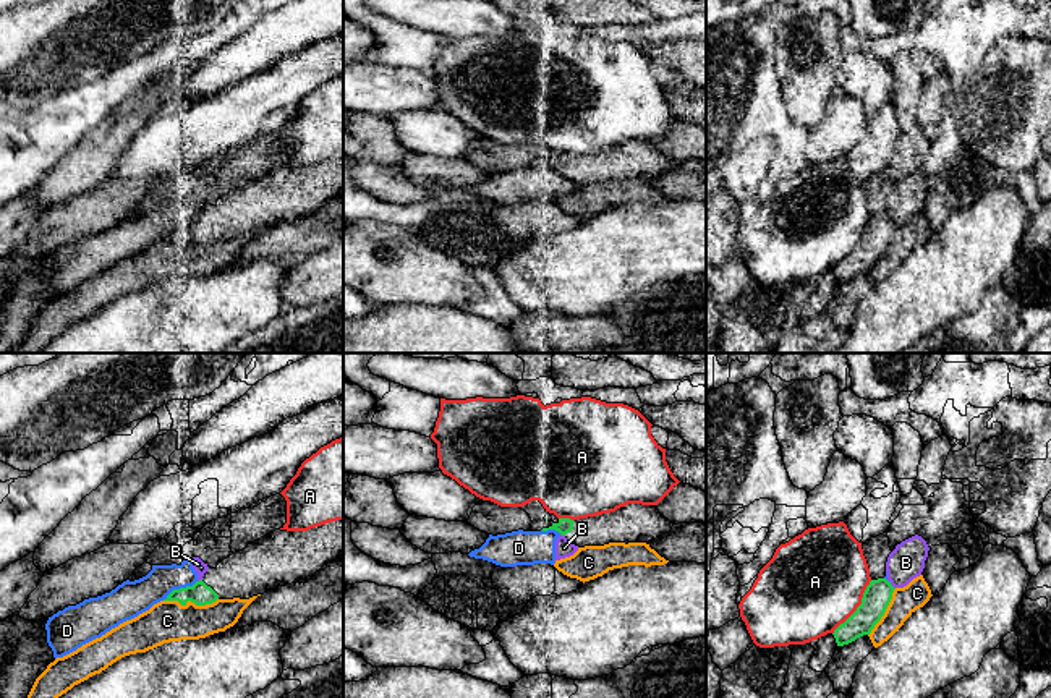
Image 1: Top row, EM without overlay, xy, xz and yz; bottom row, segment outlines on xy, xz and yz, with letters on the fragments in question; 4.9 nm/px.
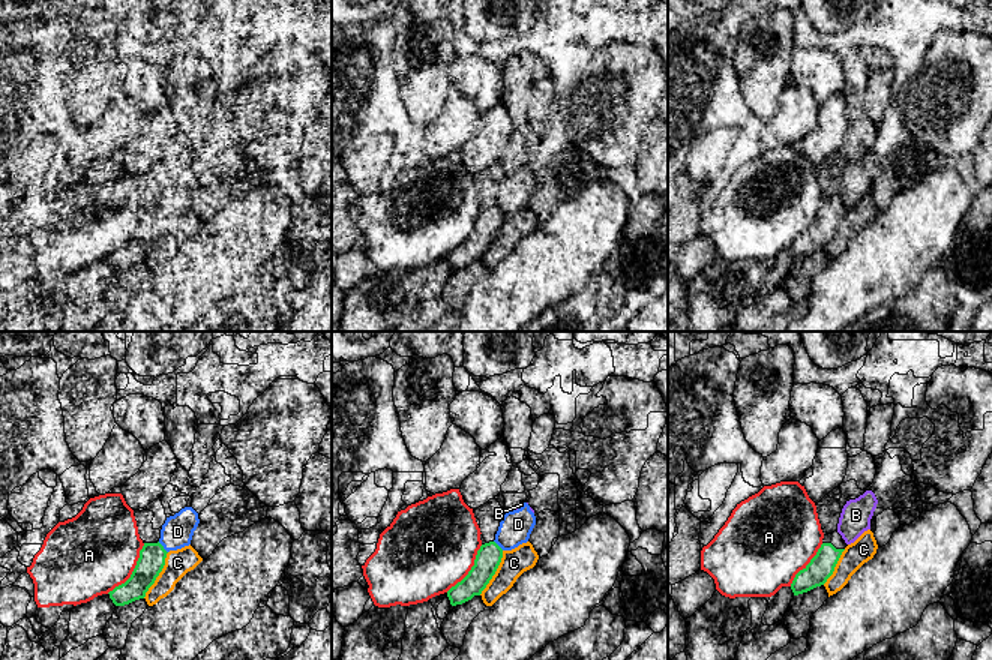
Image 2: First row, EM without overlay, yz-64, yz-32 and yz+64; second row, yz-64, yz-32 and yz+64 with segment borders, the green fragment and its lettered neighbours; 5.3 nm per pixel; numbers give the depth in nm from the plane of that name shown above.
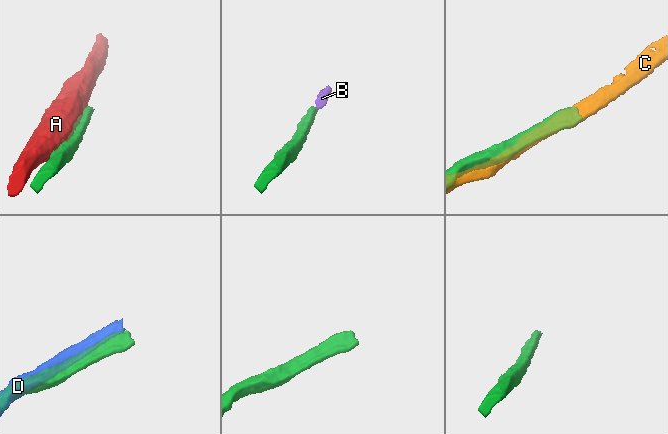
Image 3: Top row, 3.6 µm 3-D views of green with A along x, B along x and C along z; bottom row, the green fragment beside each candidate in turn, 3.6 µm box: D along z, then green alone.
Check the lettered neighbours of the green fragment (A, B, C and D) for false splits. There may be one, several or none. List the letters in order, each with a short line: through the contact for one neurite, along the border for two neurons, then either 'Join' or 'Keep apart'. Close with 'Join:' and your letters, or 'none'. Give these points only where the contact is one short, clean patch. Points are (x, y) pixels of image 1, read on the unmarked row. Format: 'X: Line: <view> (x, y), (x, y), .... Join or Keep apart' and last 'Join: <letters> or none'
A: Keep apart
B: Keep apart
C: Keep apart
D: Keep apart
Join: none

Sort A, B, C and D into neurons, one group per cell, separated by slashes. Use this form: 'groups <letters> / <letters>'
groups A / B D / C

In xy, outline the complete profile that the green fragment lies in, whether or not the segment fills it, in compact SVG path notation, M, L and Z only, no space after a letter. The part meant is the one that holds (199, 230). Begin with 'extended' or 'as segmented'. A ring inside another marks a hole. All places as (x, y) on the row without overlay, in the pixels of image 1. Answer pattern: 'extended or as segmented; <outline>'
extended; M343 159L308 168L275 167L209 206L193 223L173 227L164 238L196 243L217 236L249 236L319 209L343 193Z

